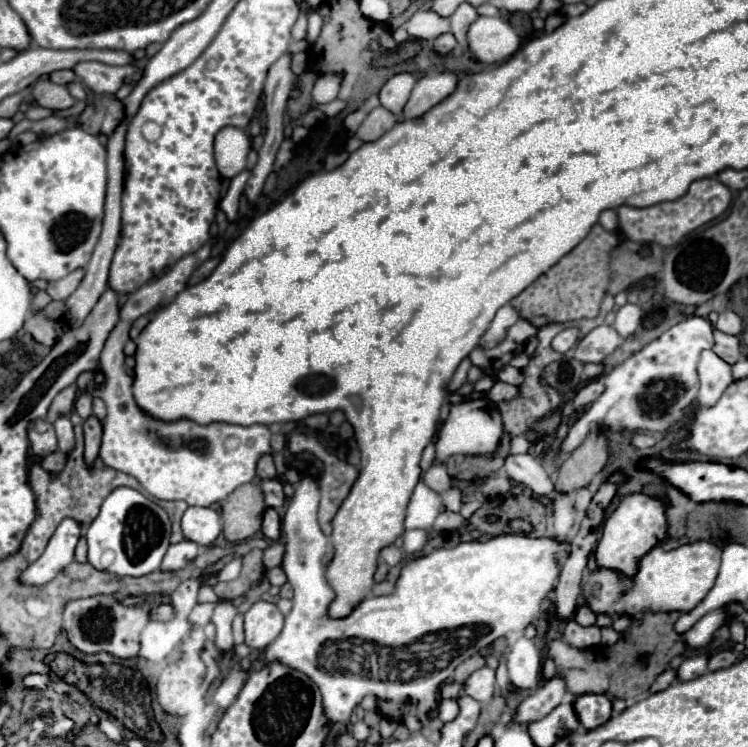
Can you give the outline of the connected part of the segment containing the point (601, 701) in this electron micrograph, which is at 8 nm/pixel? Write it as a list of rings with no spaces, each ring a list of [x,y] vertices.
[[[584,693],[584,695],[576,697],[574,711],[584,729],[596,729],[598,725],[602,725],[604,721],[610,719],[612,703],[606,695]]]

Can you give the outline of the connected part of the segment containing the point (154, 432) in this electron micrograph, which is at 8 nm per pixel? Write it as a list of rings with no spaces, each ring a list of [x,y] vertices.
[[[212,237],[198,253],[184,255],[178,263],[170,267],[162,277],[142,285],[134,293],[130,293],[128,301],[120,311],[120,323],[108,337],[102,357],[100,369],[106,375],[104,387],[96,391],[98,397],[104,399],[108,407],[100,459],[104,465],[128,473],[138,479],[138,483],[156,499],[176,501],[182,499],[188,505],[210,507],[214,501],[226,499],[236,487],[250,483],[256,477],[256,463],[262,455],[272,455],[276,459],[276,469],[282,475],[286,471],[284,455],[272,451],[270,447],[270,429],[266,425],[228,425],[228,423],[212,423],[212,425],[198,425],[188,419],[180,419],[174,423],[164,423],[154,417],[142,413],[132,397],[132,377],[124,371],[124,353],[122,347],[128,341],[128,329],[132,321],[144,313],[154,311],[162,303],[168,303],[180,289],[186,287],[186,281],[194,267],[204,259],[200,255],[210,255],[212,243],[218,239]]]

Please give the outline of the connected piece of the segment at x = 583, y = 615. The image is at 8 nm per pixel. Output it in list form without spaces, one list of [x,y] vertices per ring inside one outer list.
[[[580,605],[574,613],[574,621],[580,623],[582,627],[588,627],[588,625],[594,625],[596,623],[596,613],[588,607],[588,605]]]

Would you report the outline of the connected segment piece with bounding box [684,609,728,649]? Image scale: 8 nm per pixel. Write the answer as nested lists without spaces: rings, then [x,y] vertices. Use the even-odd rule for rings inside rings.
[[[716,609],[708,615],[704,615],[688,633],[684,633],[684,641],[694,647],[694,649],[700,649],[700,647],[706,647],[712,639],[712,633],[728,619],[728,611],[726,609]]]

